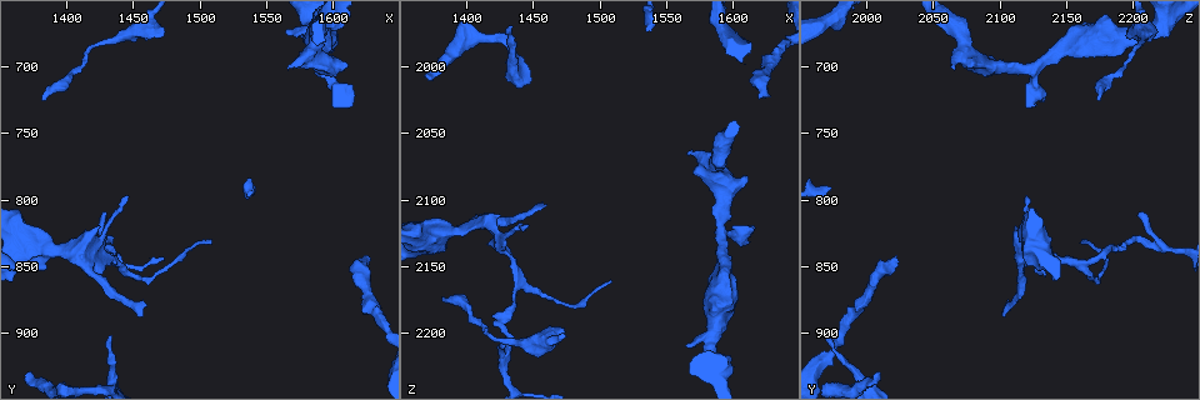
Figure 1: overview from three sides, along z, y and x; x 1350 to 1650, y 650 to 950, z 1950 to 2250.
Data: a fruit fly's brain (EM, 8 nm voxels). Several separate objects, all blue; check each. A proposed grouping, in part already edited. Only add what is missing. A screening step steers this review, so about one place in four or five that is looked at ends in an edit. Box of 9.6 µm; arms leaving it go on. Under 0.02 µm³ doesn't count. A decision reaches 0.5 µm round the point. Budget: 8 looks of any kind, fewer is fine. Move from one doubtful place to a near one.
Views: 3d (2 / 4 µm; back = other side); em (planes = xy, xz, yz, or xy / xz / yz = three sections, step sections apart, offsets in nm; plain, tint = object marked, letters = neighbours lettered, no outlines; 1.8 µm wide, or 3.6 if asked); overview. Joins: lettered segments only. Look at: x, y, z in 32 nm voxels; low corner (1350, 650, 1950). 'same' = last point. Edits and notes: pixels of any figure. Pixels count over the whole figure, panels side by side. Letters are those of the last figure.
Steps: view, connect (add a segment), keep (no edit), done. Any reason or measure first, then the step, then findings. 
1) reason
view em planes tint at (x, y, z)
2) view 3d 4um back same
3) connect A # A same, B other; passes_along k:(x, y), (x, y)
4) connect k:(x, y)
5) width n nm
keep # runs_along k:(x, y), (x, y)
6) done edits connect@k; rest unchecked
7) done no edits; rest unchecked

thin end
view em planes letters at (1432, 902, 1970)

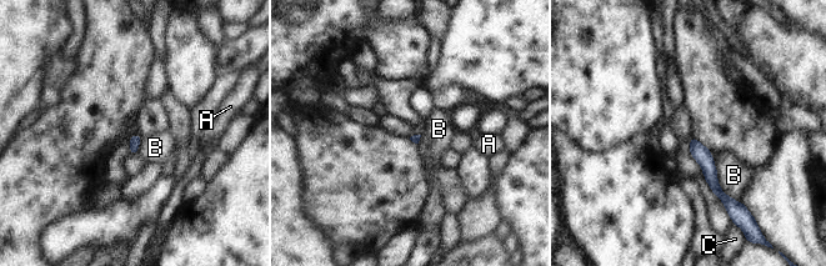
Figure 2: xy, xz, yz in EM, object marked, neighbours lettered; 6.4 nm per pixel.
longest_contact B 400 nm
keep # A other, B other, C other; none of them fits

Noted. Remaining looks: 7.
an open end
view 3d 2um at (1374, 932, 2010)

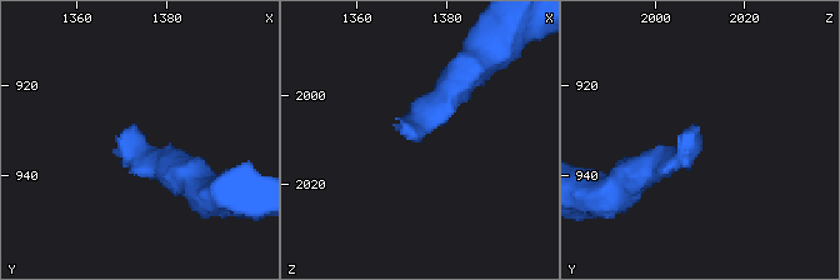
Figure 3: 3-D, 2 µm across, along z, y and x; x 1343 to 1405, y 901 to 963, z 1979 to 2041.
need the tissue
view em planes letters at (1373, 930, 2009)

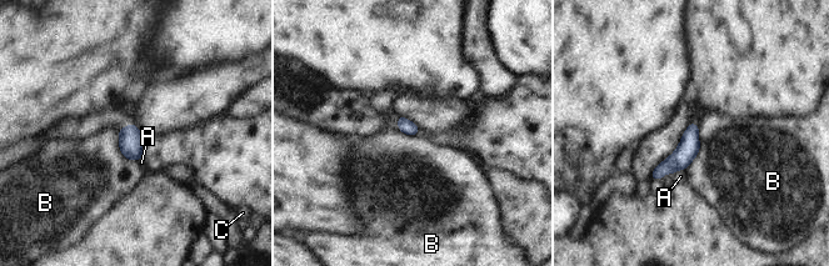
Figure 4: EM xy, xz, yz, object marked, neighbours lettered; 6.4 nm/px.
keep # A other, B other, C other; runs_along 4:(693, 126), (689, 145), (655, 176); none of them fits

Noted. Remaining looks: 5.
free end
view em planes letters at (1416, 856, 2134)

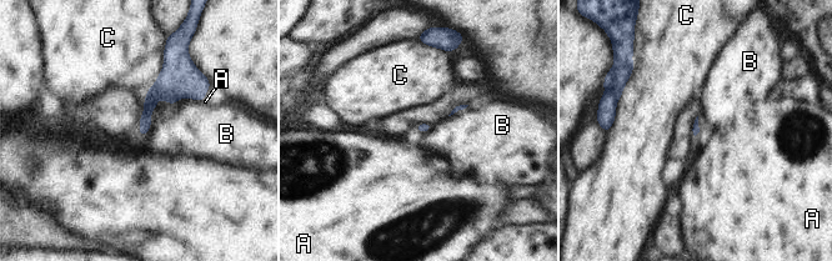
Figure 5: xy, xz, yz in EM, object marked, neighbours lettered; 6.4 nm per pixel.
longest_contact B 440 nm
keep # A other, B other, C other; border 5:(204, 99), (160, 99), (145, 135); no lettered segment goes on from it

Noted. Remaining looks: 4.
done no edits; rest unchecked

